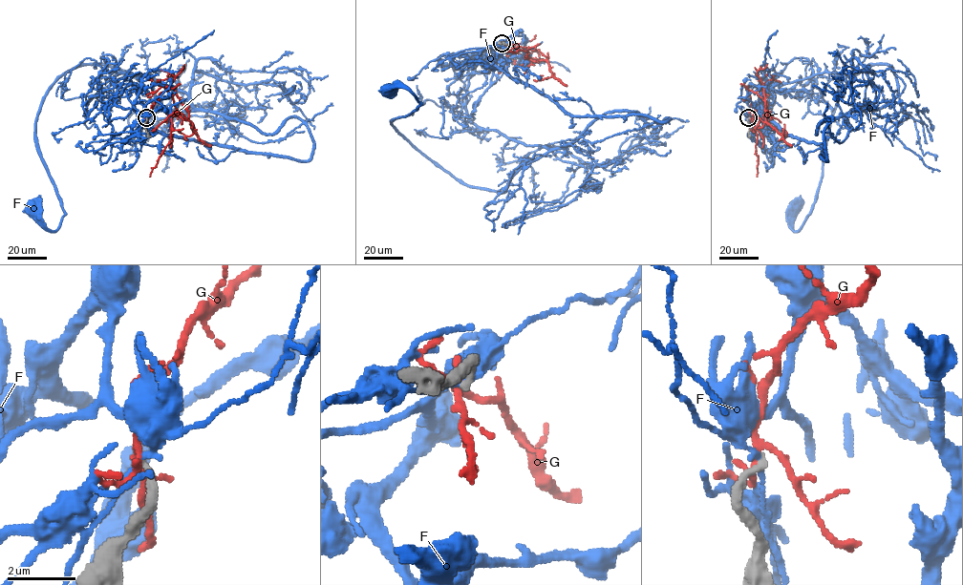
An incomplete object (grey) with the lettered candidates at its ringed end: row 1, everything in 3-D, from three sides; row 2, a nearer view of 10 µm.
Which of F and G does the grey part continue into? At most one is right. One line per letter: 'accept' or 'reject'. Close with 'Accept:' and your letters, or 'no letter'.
F: reject
G: reject
Accept: no letter

